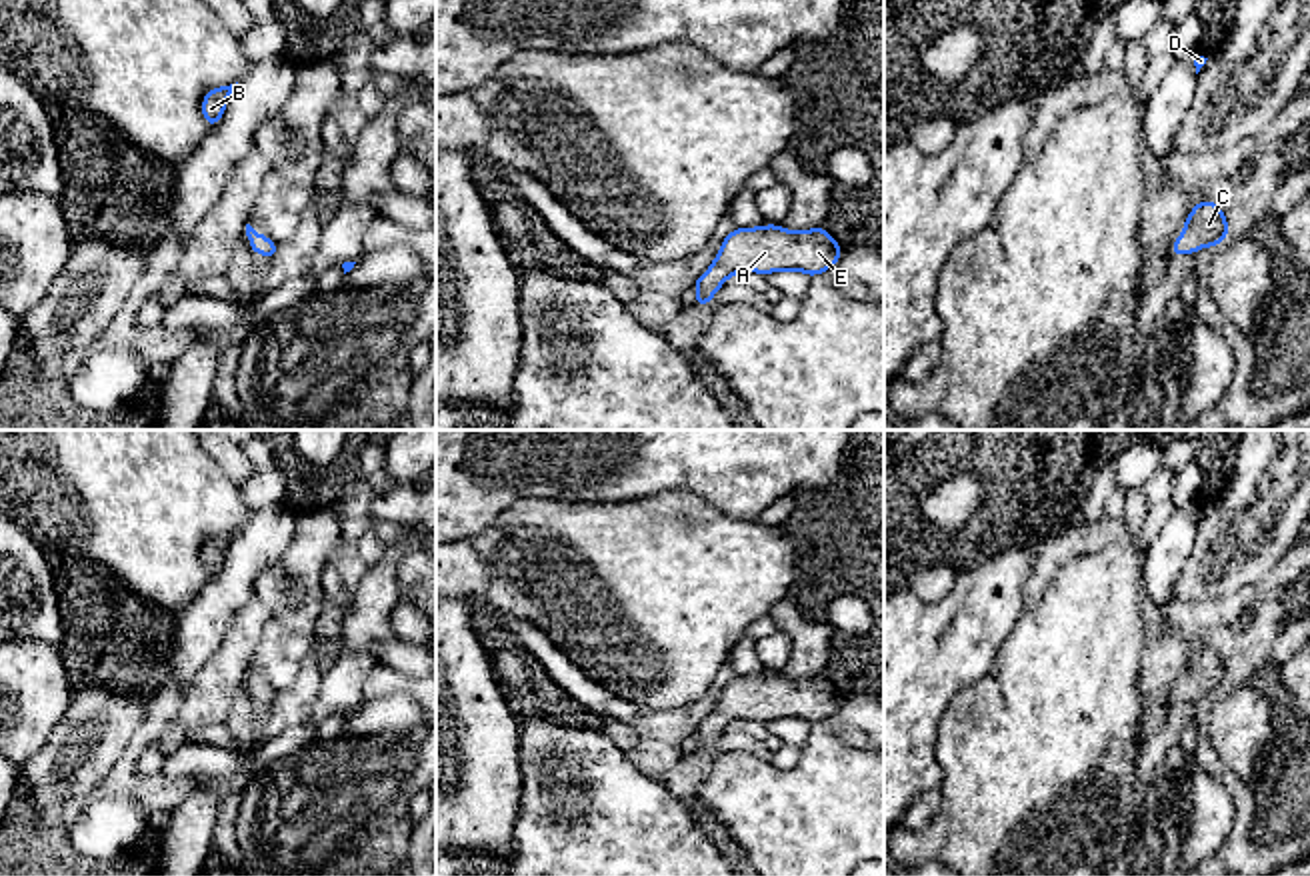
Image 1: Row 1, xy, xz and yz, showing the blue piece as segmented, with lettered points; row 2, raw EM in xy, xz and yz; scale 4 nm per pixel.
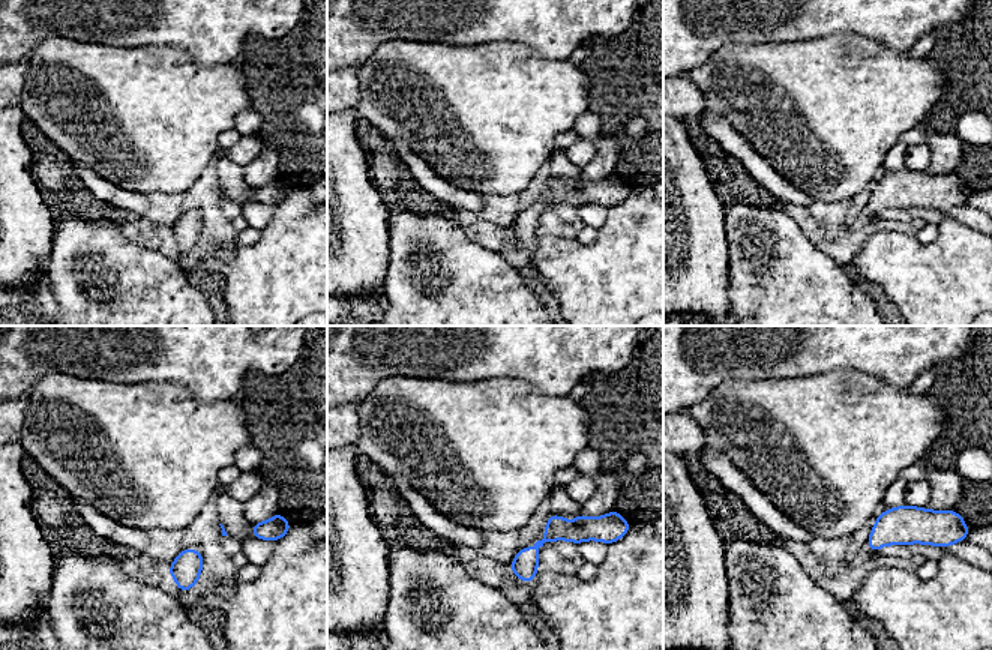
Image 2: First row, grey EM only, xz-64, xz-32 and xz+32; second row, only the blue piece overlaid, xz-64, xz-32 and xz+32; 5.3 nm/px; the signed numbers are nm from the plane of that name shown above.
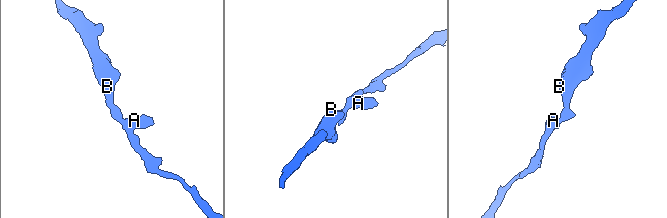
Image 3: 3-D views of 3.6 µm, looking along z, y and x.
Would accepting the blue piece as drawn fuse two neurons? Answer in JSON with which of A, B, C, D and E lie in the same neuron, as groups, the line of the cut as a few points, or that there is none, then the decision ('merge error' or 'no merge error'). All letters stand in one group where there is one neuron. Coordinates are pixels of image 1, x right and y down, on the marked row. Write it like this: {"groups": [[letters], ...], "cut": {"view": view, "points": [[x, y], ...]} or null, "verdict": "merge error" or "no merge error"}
{"groups": [["A", "B", "C", "D", "E"]], "cut": null, "verdict": "no merge error"}

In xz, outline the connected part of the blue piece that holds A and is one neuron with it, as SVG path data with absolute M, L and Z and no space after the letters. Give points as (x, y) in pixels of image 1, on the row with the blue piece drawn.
M778 224L734 228L724 238L712 266L692 282L698 292L692 306L706 308L734 272L798 270L812 278L834 266L840 256L842 248L822 226L804 232L790 232Z

